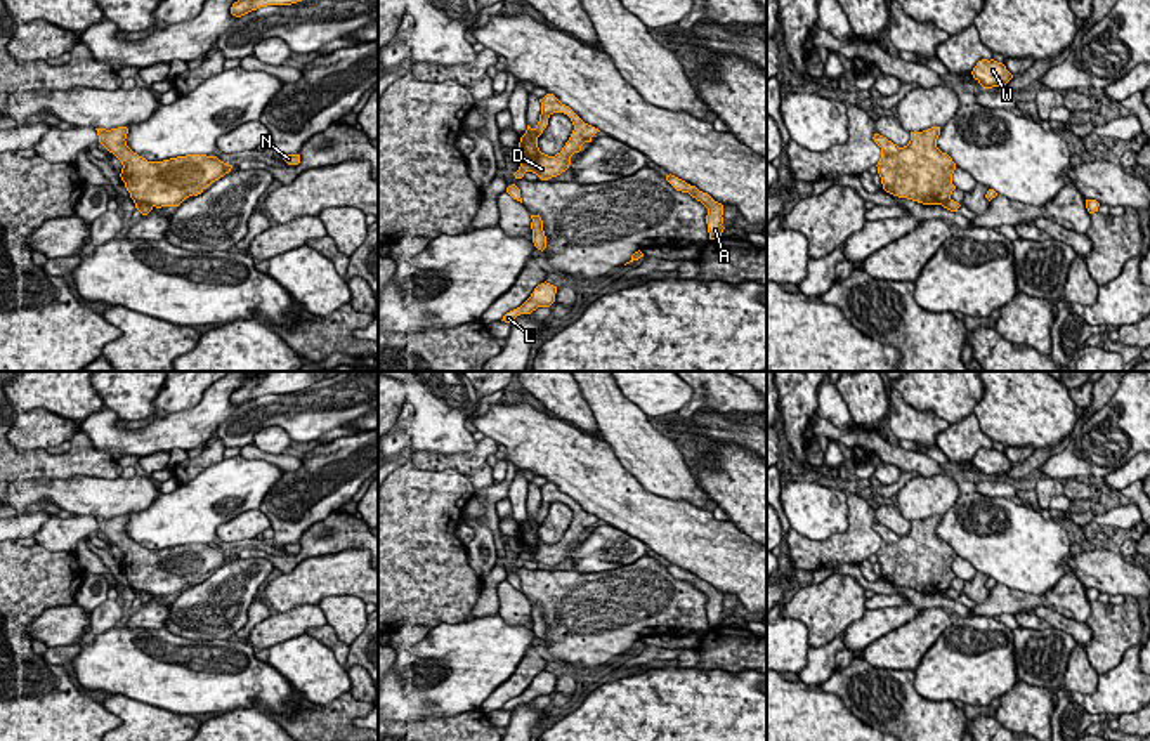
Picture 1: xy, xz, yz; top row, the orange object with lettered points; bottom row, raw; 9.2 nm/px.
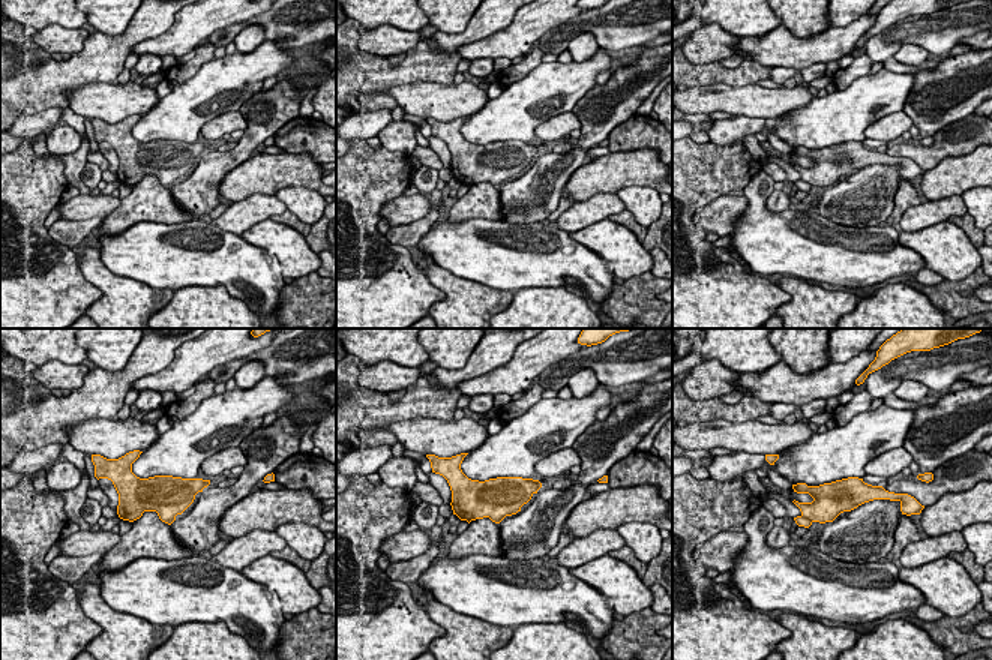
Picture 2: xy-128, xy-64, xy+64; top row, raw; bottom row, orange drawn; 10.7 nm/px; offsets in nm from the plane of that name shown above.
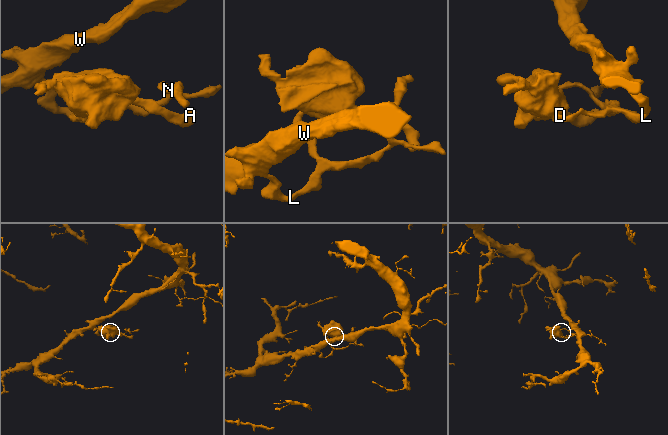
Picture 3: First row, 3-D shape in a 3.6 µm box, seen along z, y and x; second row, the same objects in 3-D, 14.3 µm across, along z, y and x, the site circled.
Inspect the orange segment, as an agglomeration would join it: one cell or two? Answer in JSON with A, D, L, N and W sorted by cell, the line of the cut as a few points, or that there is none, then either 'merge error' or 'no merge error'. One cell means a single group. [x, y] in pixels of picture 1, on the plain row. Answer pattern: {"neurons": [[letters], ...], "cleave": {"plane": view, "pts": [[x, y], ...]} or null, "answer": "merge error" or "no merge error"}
{"neurons": [["A", "D"], ["L", "N", "W"]], "cleave": {"plane": "xz", "pts": [[522, 549], [533, 559]]}, "answer": "merge error"}

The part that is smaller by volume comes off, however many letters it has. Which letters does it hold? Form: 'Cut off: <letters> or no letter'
Cut off: A, D

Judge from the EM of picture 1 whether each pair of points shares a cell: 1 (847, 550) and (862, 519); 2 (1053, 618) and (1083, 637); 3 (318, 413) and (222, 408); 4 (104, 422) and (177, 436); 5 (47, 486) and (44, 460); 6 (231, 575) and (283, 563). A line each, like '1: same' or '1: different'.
1: same
2: same
3: different
4: same
5: different
6: different

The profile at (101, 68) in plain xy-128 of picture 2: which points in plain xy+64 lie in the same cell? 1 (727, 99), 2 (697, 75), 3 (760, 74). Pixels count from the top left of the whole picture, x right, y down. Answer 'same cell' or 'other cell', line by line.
1: other cell
2: same cell
3: same cell

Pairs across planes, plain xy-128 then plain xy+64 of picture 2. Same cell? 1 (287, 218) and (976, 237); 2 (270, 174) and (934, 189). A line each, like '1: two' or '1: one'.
1: one
2: one

